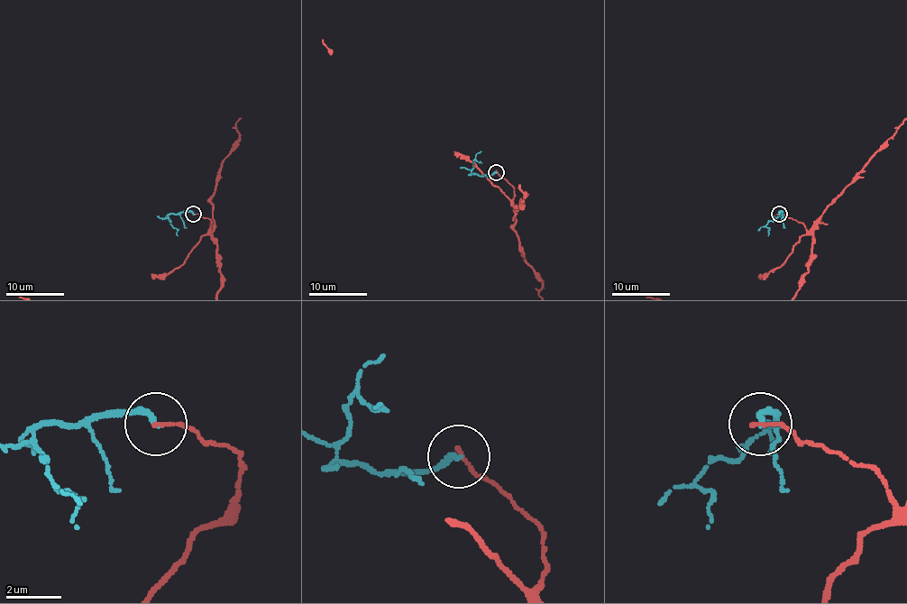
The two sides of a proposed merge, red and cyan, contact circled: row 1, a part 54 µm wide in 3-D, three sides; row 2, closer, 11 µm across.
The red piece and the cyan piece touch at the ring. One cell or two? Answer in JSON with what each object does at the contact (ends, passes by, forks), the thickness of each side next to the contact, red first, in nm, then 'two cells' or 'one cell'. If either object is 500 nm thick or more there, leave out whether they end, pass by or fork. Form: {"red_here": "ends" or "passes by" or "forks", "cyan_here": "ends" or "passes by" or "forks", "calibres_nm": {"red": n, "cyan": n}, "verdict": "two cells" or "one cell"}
{"red_here": "ends", "cyan_here": "ends", "calibres_nm": {"red": 130, "cyan": 200}, "verdict": "two cells"}

